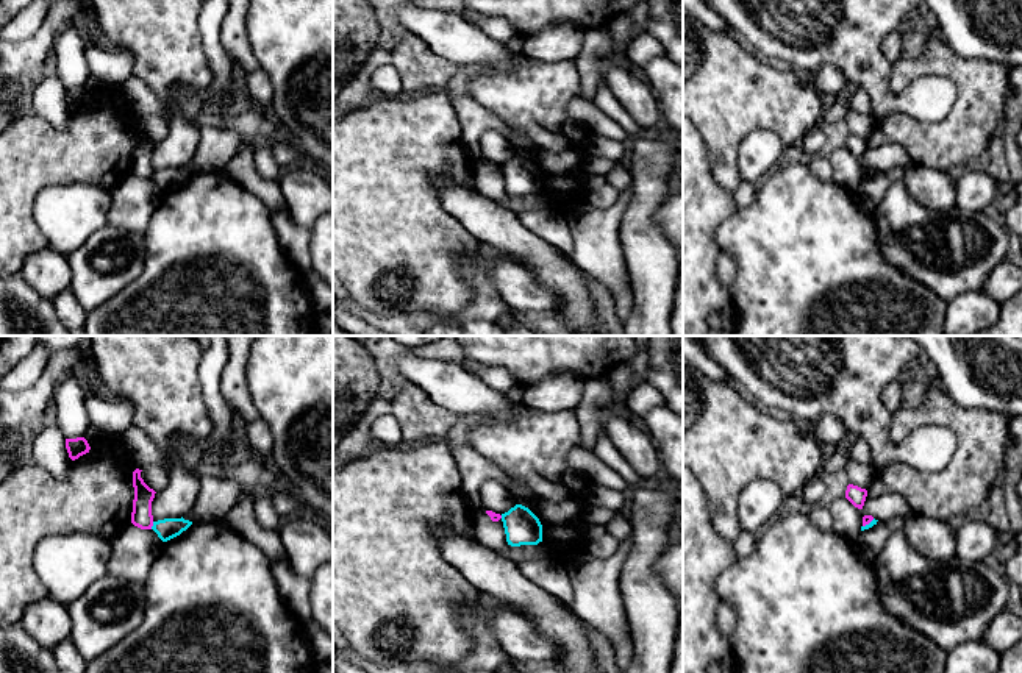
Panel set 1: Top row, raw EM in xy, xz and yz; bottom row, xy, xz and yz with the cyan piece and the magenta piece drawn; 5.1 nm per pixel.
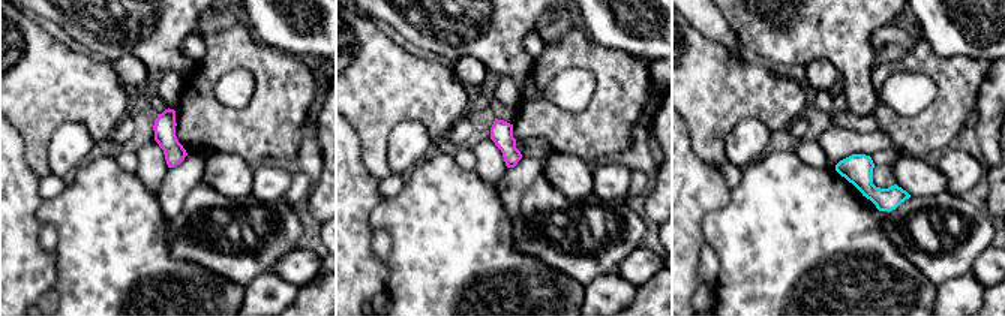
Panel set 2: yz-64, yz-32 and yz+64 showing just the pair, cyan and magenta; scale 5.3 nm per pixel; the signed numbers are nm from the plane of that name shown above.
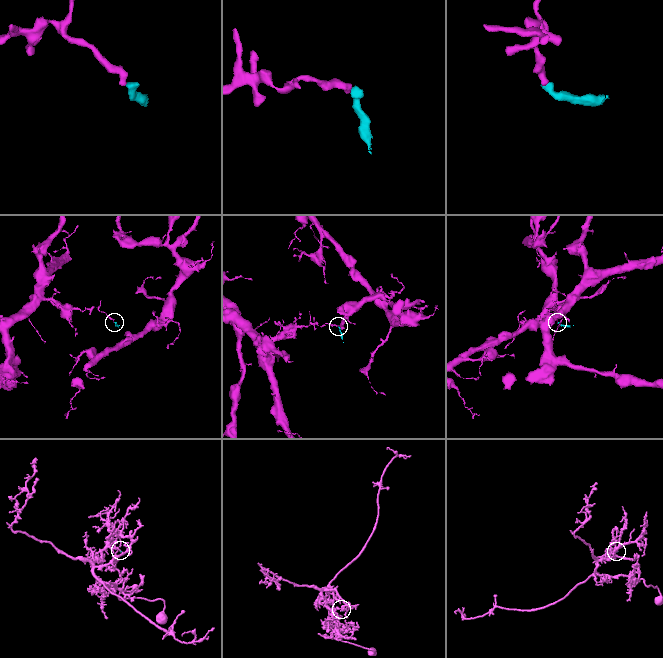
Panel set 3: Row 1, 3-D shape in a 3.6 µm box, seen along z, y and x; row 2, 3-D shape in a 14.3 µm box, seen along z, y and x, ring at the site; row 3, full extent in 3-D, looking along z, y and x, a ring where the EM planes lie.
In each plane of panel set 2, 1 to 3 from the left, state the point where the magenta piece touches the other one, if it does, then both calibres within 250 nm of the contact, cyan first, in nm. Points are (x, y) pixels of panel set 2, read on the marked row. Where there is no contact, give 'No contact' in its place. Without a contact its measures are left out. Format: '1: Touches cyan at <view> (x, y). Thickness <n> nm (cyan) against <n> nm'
1: No contact
2: No contact
3: No contact

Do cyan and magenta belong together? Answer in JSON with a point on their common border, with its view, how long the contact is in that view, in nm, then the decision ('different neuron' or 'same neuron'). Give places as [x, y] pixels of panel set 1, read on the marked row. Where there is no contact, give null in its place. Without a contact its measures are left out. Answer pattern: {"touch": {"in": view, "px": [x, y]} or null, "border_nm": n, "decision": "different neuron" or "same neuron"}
{"touch": {"in": "xy", "px": [153, 525]}, "border_nm": 40, "decision": "different neuron"}

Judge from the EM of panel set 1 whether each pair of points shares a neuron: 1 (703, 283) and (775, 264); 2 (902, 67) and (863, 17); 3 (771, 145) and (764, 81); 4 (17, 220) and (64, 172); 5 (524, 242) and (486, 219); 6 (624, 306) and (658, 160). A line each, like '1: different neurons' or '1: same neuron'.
1: different neurons
2: different neurons
3: different neurons
4: same neuron
5: same neuron
6: different neurons

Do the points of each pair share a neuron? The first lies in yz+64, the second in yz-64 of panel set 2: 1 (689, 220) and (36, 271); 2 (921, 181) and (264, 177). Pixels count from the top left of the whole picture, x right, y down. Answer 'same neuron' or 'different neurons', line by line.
1: same neuron
2: different neurons

